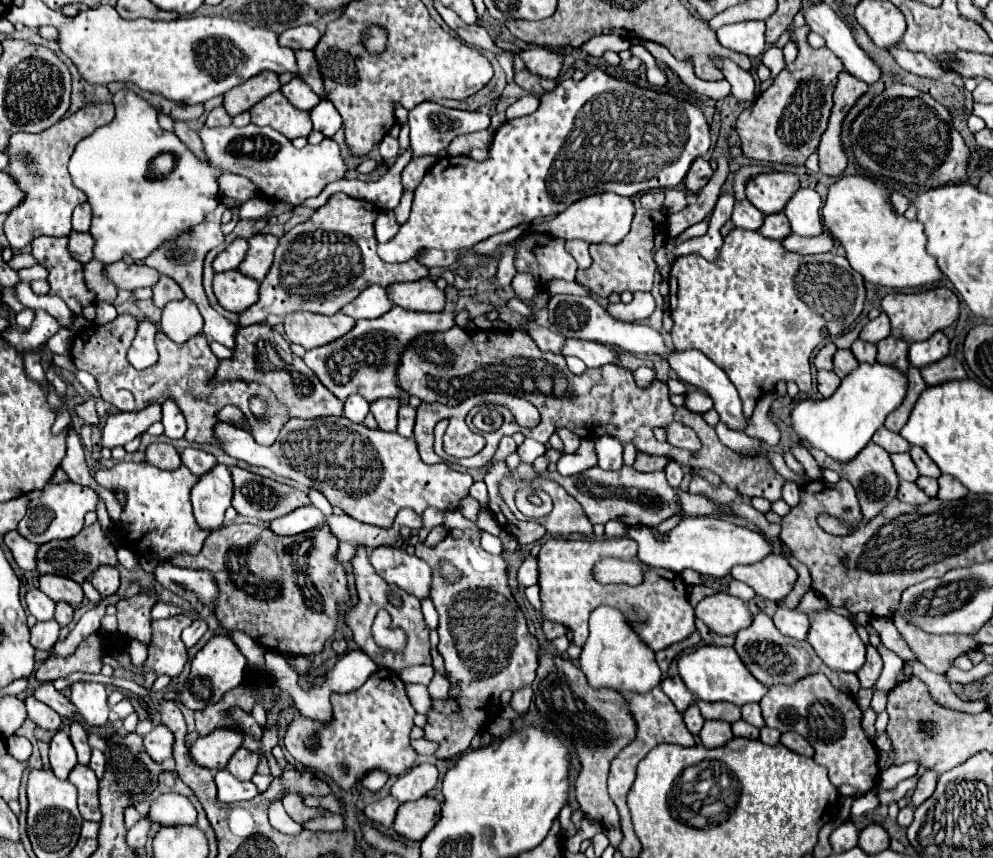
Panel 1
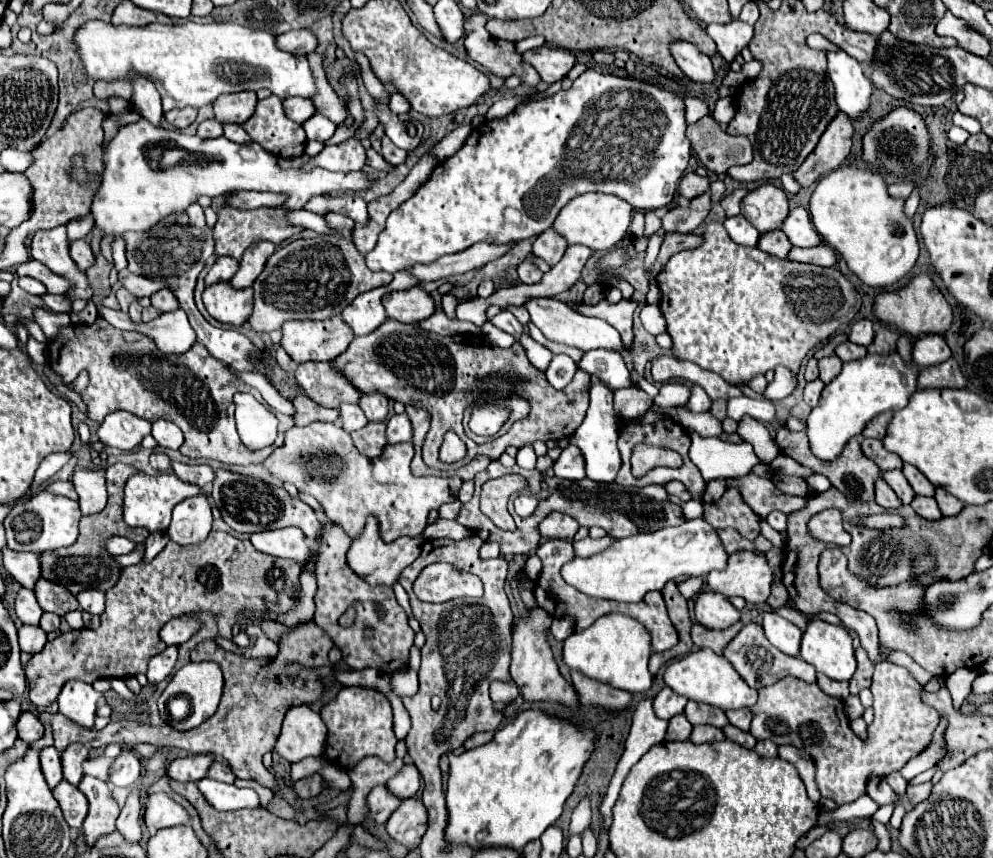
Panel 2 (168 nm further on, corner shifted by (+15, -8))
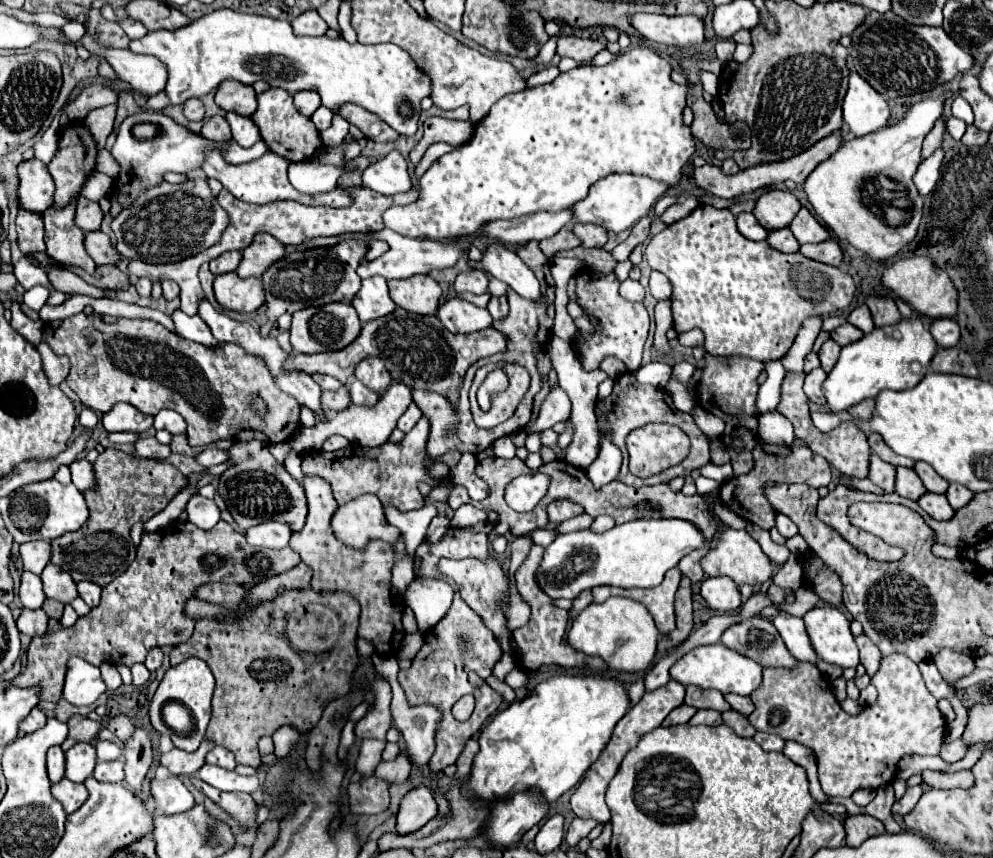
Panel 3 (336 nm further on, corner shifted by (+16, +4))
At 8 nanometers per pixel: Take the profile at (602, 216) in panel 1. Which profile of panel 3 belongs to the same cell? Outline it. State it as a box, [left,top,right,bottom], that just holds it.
[572,173,670,233]

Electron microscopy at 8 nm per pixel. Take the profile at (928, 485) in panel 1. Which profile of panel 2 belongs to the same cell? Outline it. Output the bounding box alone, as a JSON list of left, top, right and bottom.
[911,495,941,519]

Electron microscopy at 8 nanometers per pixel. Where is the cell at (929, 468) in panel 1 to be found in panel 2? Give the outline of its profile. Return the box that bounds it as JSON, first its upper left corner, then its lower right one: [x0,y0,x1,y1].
[903,463,933,497]

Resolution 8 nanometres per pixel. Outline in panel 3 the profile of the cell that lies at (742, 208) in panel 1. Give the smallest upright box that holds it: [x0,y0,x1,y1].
[736,213,768,241]

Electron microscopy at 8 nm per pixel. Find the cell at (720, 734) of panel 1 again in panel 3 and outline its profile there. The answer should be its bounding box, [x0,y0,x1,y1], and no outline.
[692,709,722,725]

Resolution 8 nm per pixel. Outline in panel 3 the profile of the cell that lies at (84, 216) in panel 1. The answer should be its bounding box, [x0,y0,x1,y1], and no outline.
[76,197,102,231]

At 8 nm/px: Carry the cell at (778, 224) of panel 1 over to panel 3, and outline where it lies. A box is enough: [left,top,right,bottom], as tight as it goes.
[768,229,800,253]

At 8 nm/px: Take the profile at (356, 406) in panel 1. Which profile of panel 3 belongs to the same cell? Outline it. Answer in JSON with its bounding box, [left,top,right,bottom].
[350,381,378,405]

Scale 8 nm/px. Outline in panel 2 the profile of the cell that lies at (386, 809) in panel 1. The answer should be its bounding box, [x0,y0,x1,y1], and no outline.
[367,785,401,825]

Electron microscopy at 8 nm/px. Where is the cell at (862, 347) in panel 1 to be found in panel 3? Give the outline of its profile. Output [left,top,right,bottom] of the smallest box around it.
[830,323,862,345]

